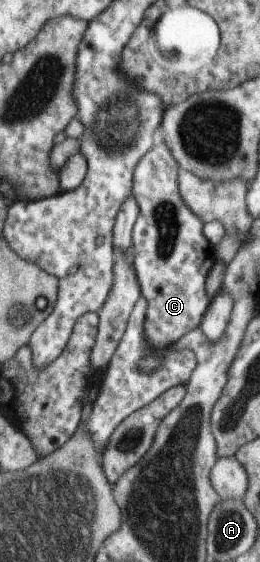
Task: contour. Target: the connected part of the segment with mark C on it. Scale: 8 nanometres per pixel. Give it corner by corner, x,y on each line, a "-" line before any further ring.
166,142
154,146
141,158
133,178
134,200
138,204
138,218
132,228
132,266
137,271
141,285
141,296
146,298
146,344
150,350
162,350
173,344
191,331
198,331
212,300
208,294
208,278
216,264
216,247
206,238
205,222
198,218
194,211
186,206
180,191
180,164

